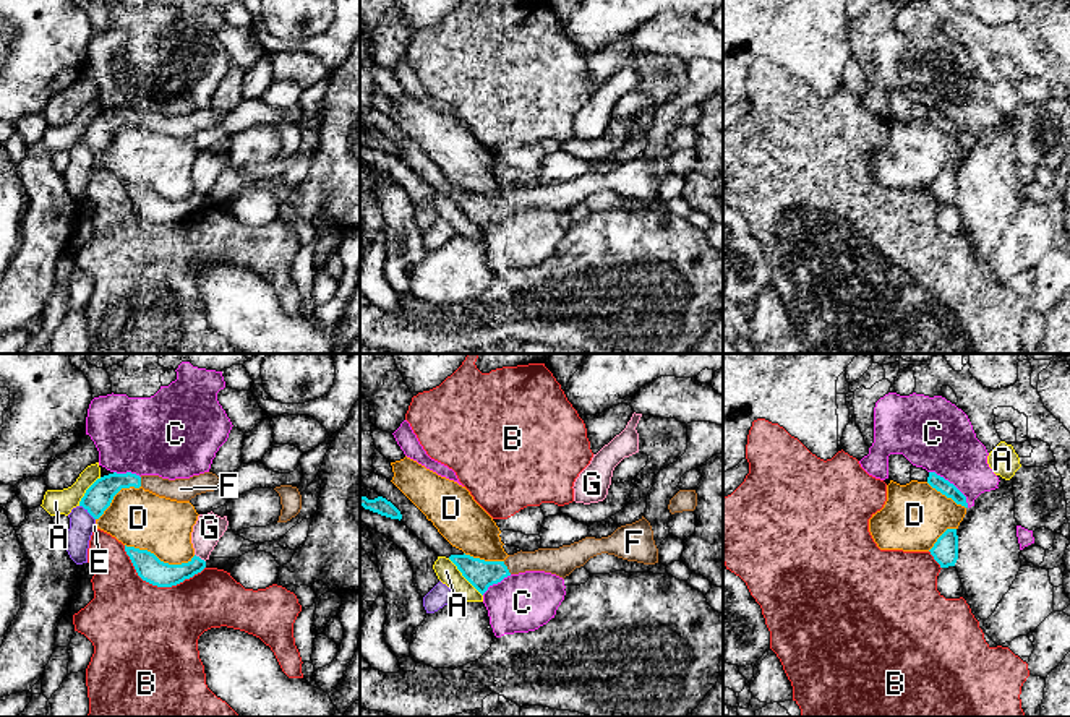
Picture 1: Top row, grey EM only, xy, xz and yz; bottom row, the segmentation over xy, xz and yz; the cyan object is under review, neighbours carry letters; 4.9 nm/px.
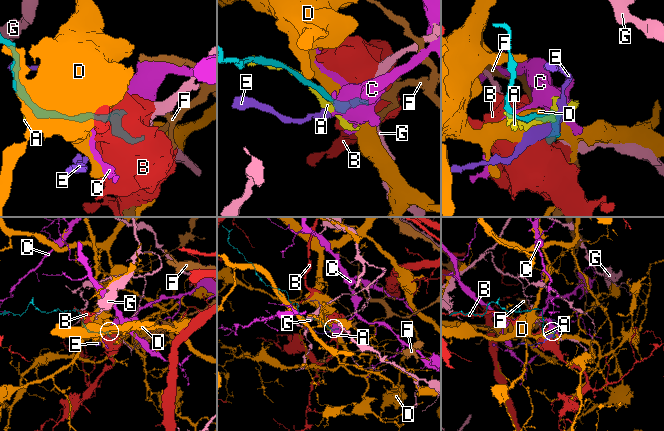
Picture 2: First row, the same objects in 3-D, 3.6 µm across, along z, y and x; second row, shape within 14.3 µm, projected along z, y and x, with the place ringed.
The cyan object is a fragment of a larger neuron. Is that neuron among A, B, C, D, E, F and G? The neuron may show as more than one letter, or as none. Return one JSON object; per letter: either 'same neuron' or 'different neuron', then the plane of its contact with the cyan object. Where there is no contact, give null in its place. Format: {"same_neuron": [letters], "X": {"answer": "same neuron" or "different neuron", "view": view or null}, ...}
{"same_neuron": ["F"], "A": {"answer": "different neuron", "view": "xz"}, "B": {"answer": "different neuron", "view": "xy"}, "C": {"answer": "different neuron", "view": "yz"}, "D": {"answer": "different neuron", "view": "xy"}, "E": {"answer": "different neuron", "view": "xy"}, "F": {"answer": "same neuron", "view": "xz"}, "G": {"answer": "different neuron", "view": "xy"}}

